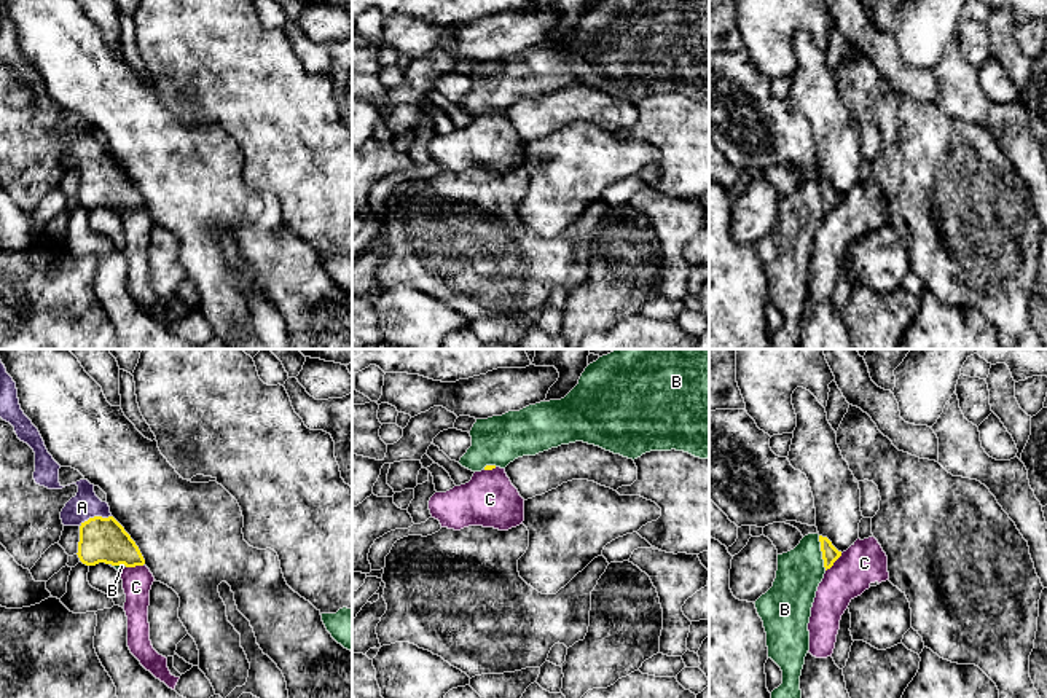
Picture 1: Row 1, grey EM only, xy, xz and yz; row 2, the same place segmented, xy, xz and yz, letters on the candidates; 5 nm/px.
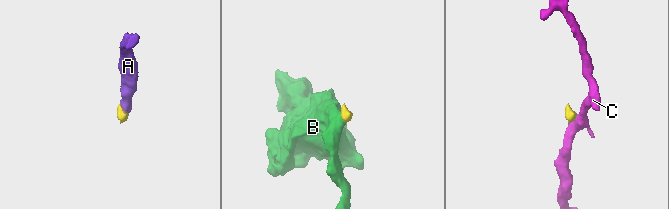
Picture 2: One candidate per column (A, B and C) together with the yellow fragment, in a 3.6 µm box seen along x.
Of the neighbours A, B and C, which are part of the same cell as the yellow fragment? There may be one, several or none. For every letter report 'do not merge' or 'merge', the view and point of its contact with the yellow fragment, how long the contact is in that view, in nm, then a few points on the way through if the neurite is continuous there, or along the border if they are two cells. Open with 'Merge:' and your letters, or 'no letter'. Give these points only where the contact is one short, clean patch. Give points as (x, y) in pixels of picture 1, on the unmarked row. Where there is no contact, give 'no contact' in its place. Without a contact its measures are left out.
Merge: A, B
A: merge | xy (94, 160) | 170 nm | across xy (101, 182), (94, 160), (82, 150)
B: merge | yz (823, 196) | 180 nm | across yz (829, 195), (823, 196), (800, 214)
C: do not merge | yz (834, 204) | 130 nm | along yz (842, 196), (826, 214)

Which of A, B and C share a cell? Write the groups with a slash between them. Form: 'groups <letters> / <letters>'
groups A B / C

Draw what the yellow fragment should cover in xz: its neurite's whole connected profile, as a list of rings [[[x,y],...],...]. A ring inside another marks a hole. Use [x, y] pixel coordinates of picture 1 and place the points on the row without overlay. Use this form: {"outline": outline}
{"outline": [[[599,0],[582,16],[578,27],[561,43],[540,45],[520,54],[476,62],[472,89],[459,107],[472,115],[505,112],[523,99],[583,84],[628,102],[650,94],[684,94],[709,102],[709,0]]]}

